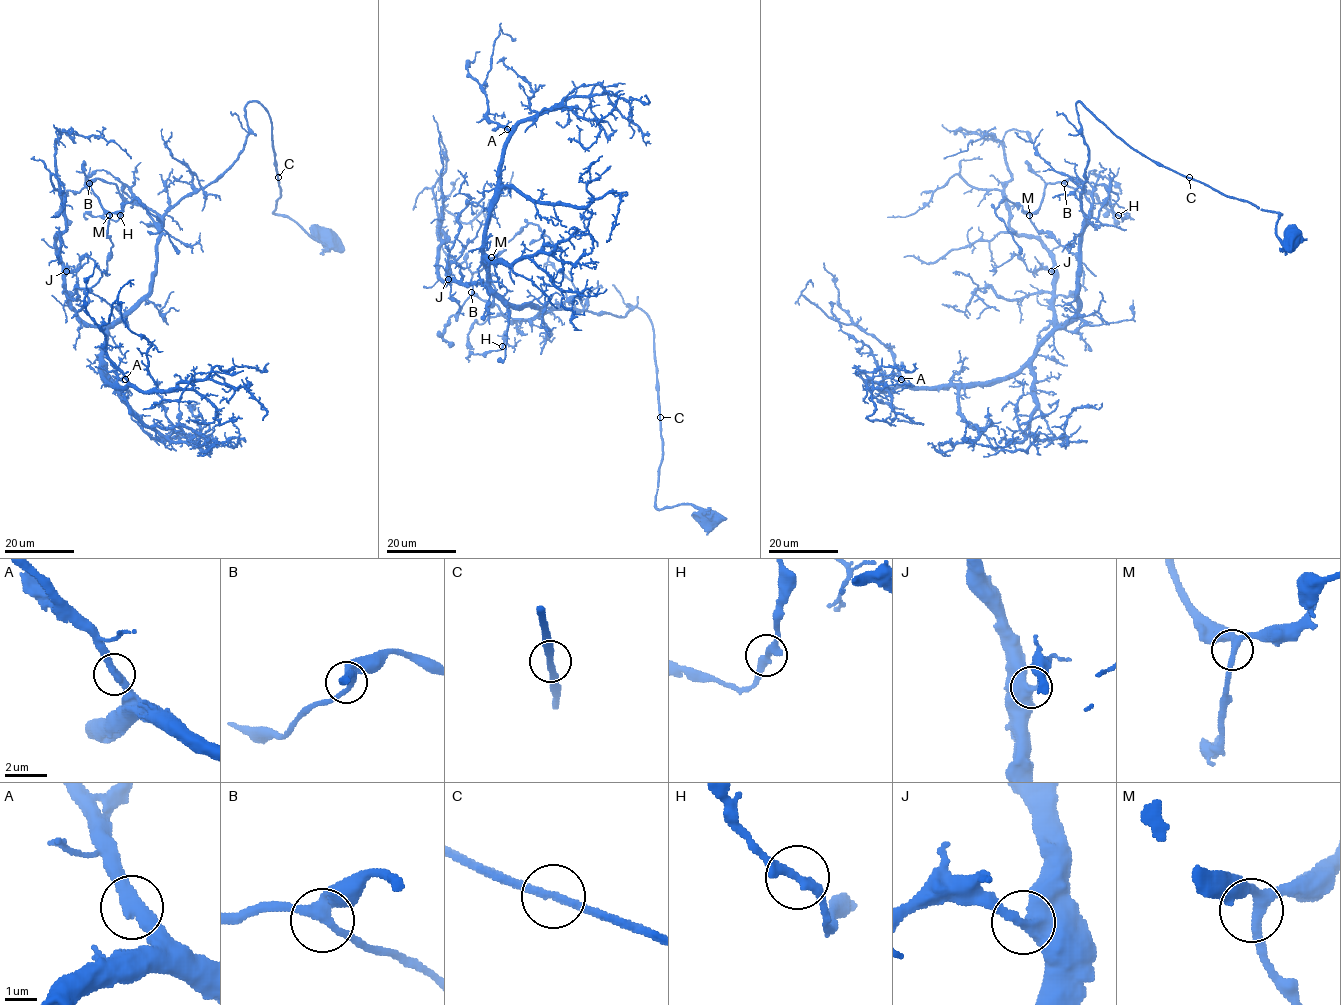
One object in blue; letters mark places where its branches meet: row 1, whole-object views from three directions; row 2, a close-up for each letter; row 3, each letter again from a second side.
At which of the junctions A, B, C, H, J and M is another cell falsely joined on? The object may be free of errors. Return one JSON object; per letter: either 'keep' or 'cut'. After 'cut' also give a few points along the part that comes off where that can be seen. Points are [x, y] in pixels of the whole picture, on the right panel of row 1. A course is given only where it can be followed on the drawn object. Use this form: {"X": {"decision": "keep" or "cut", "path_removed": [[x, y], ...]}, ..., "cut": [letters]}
{"A": {"decision": "keep"}, "B": {"decision": "keep"}, "C": {"decision": "keep"}, "H": {"decision": "keep"}, "J": {"decision": "keep"}, "M": {"decision": "keep"}, "cut": []}

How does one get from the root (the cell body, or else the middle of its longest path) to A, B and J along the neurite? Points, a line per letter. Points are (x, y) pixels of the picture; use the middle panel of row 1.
A: (712, 520), (655, 505), (650, 318), (510, 305), (490, 285), (507, 130)
B: (712, 520), (690, 504), (656, 508), (657, 369), (653, 324), (641, 309), (515, 319), (471, 292)
J: (712, 520), (690, 504), (656, 508), (657, 369), (641, 309), (545, 312), (448, 279)

